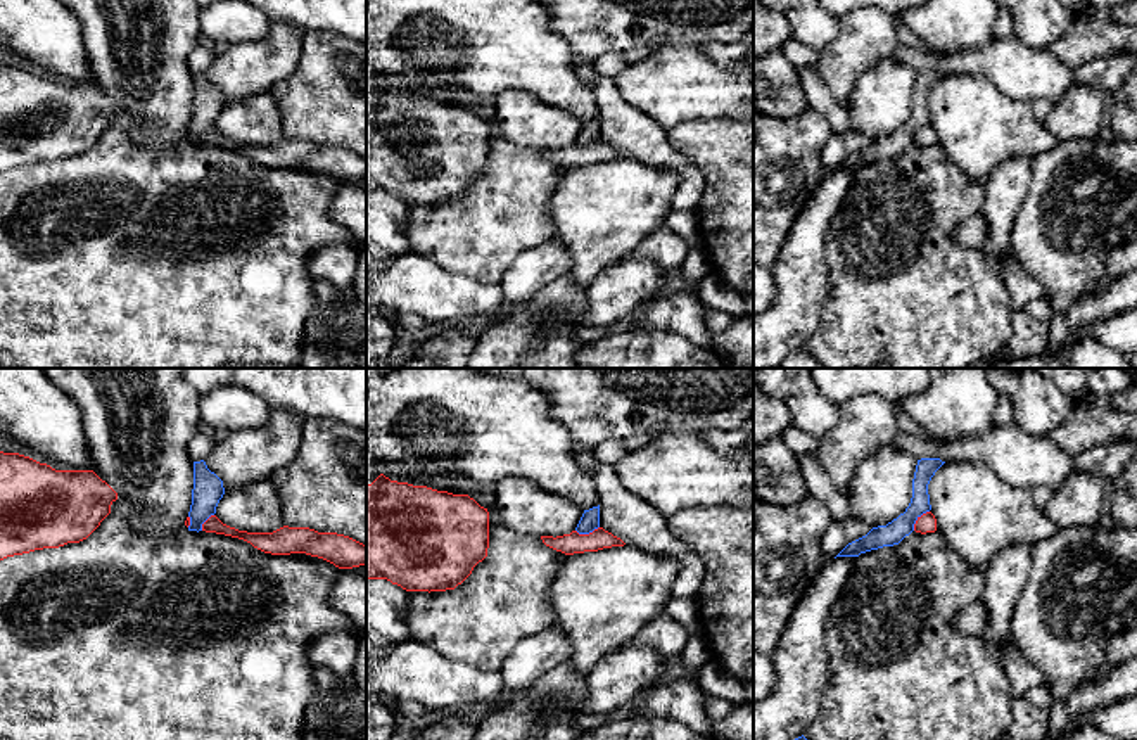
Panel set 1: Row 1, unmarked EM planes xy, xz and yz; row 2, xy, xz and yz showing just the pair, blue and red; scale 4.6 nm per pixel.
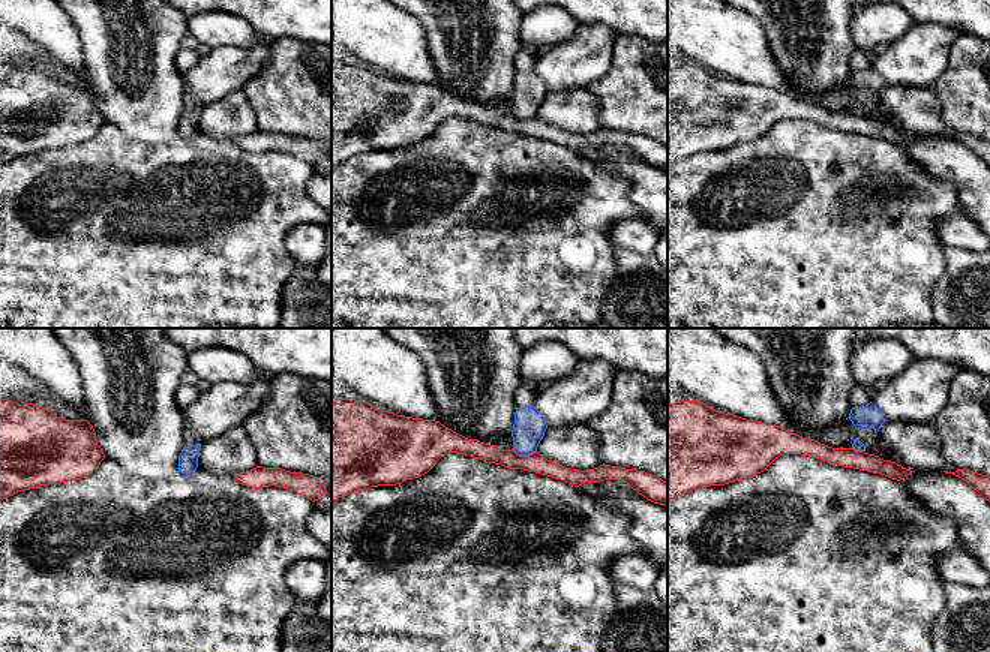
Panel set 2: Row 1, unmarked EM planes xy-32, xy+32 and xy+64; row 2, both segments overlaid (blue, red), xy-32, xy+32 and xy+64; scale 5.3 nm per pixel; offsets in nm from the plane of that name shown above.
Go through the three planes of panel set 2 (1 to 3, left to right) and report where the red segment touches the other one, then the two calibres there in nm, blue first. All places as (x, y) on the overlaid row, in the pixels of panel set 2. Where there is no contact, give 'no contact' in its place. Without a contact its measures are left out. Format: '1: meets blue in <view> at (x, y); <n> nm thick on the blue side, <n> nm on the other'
1: no contact
2: meets blue in xy+32 at (524, 454); 170 nm thick on the blue side, 100 nm on the other
3: meets blue in xy+64 at (858, 450); 60 nm thick on the blue side, 110 nm on the other

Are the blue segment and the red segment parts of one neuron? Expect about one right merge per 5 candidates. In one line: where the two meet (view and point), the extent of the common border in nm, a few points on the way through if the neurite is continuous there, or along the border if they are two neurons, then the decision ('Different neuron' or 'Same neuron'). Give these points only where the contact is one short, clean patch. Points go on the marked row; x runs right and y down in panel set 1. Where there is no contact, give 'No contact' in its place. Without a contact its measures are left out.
Touches blue at yz (916, 519). Shared border 120 nm. Boundary: yz (928, 510), (916, 521), (913, 529). Different neuron

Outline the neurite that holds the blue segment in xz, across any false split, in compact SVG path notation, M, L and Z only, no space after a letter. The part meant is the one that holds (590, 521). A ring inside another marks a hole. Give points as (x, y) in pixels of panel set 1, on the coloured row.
M600 505L589 510L584 510L575 531L579 534L589 534L600 527Z

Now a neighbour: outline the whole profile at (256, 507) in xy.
M268 479L226 491L214 515L247 533L273 533L283 527L282 501Z

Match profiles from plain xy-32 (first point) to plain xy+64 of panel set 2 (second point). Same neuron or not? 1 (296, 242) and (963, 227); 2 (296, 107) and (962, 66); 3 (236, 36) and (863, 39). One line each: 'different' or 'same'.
1: same
2: same
3: same

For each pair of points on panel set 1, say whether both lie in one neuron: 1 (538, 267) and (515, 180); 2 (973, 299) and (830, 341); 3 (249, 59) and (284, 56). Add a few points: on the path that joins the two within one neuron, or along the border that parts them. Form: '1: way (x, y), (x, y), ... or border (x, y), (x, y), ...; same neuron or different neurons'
1: border (552, 237), (529, 246), (503, 275); different neurons
2: way (937, 301), (890, 301), (866, 322); same neuron
3: way (258, 59), (275, 57); same neuron

